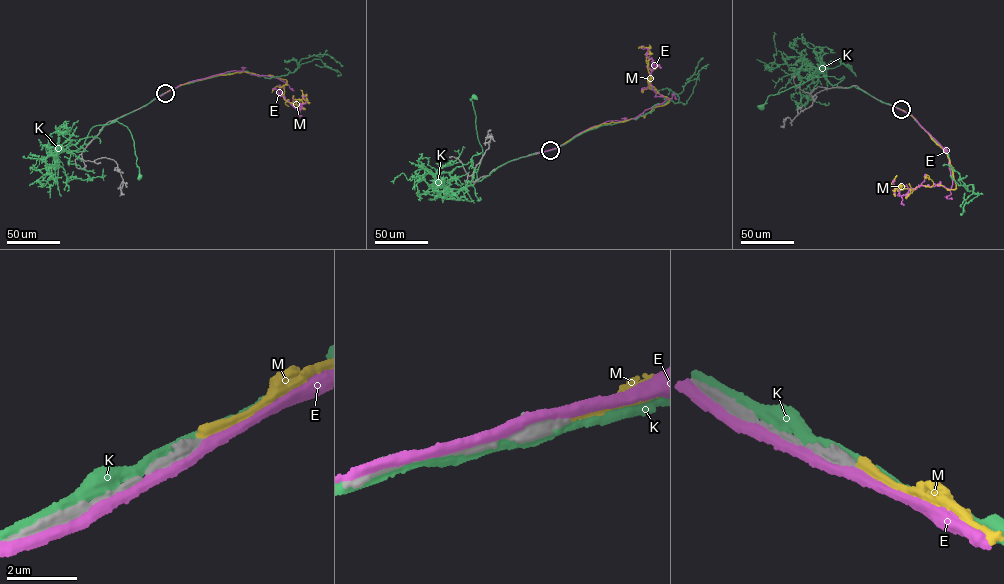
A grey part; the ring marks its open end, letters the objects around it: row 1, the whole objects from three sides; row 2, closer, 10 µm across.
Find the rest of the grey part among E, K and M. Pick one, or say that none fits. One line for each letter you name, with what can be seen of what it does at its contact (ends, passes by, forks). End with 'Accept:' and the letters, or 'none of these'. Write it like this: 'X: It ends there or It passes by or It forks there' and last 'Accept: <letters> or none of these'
Accept: none of these

